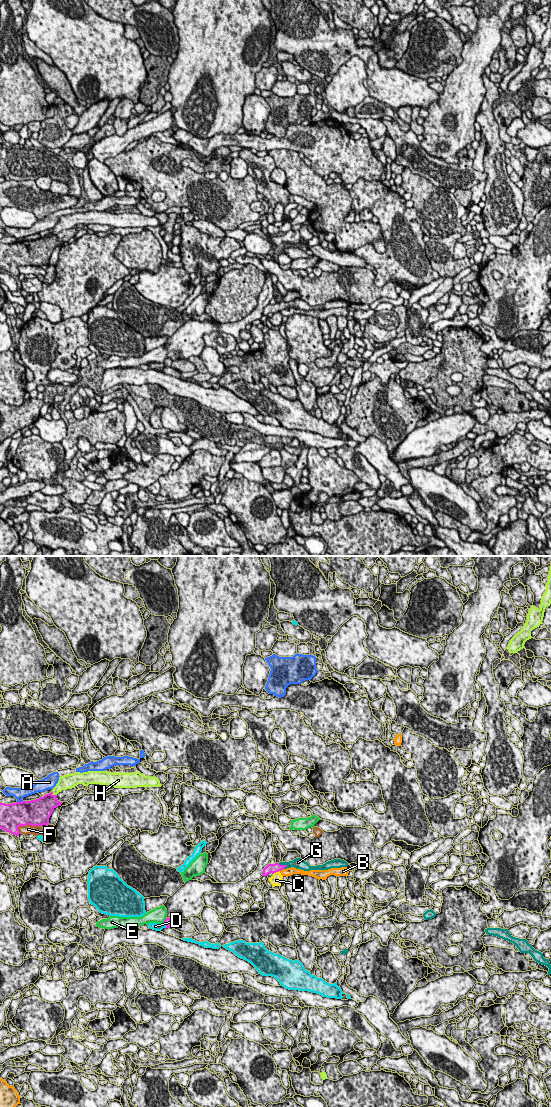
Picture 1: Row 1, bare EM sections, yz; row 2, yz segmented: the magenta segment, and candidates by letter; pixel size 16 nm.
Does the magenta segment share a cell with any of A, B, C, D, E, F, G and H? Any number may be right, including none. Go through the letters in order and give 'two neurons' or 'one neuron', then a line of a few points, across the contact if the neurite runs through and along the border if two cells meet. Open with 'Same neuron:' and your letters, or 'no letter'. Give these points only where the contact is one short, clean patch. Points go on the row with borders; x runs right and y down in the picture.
Same neuron: G
A: two neurons
B: two neurons
C: two neurons | yz (279, 870), (273, 874)
D: two neurons
E: two neurons
F: two neurons
G: one neuron | yz (270, 868), (283, 865), (298, 863)
H: two neurons

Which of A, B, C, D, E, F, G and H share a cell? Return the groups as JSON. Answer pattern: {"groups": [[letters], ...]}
{"groups": [["A"], ["B"], ["C"], ["D"], ["E"], ["F"], ["G"], ["H"]]}

